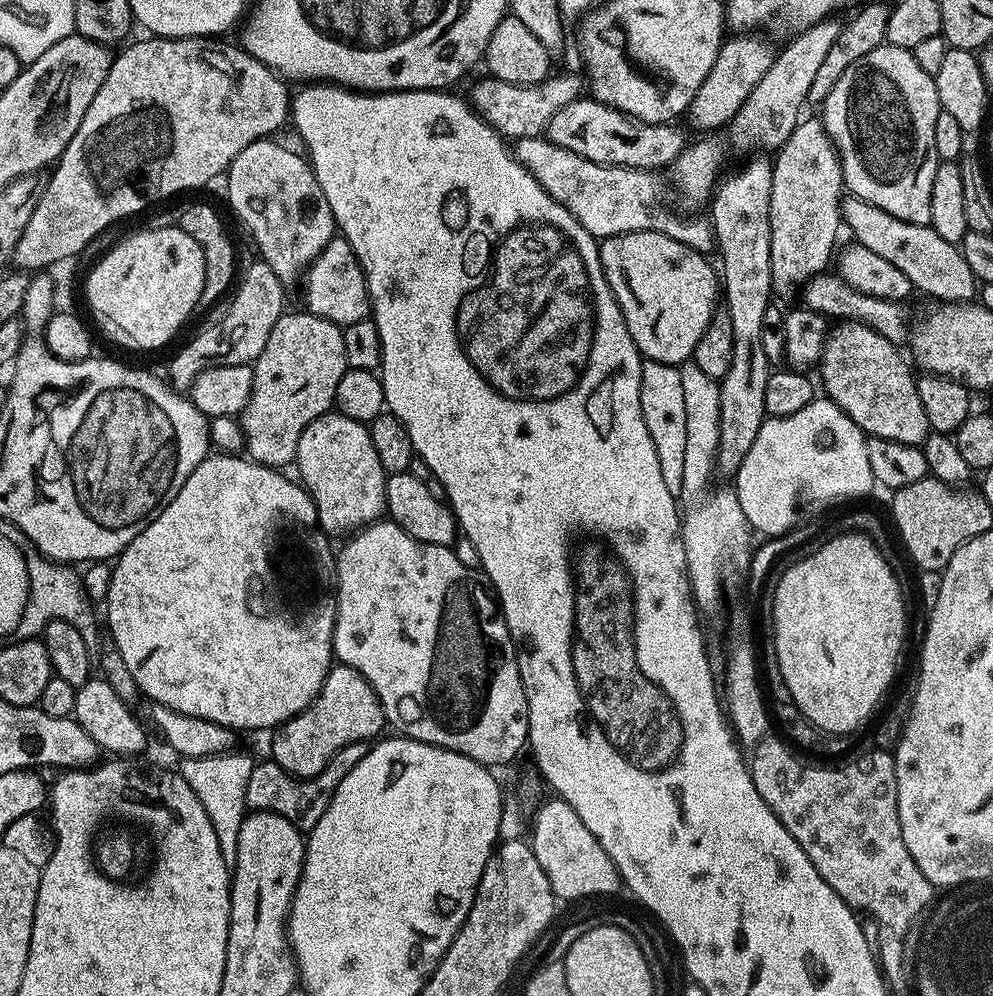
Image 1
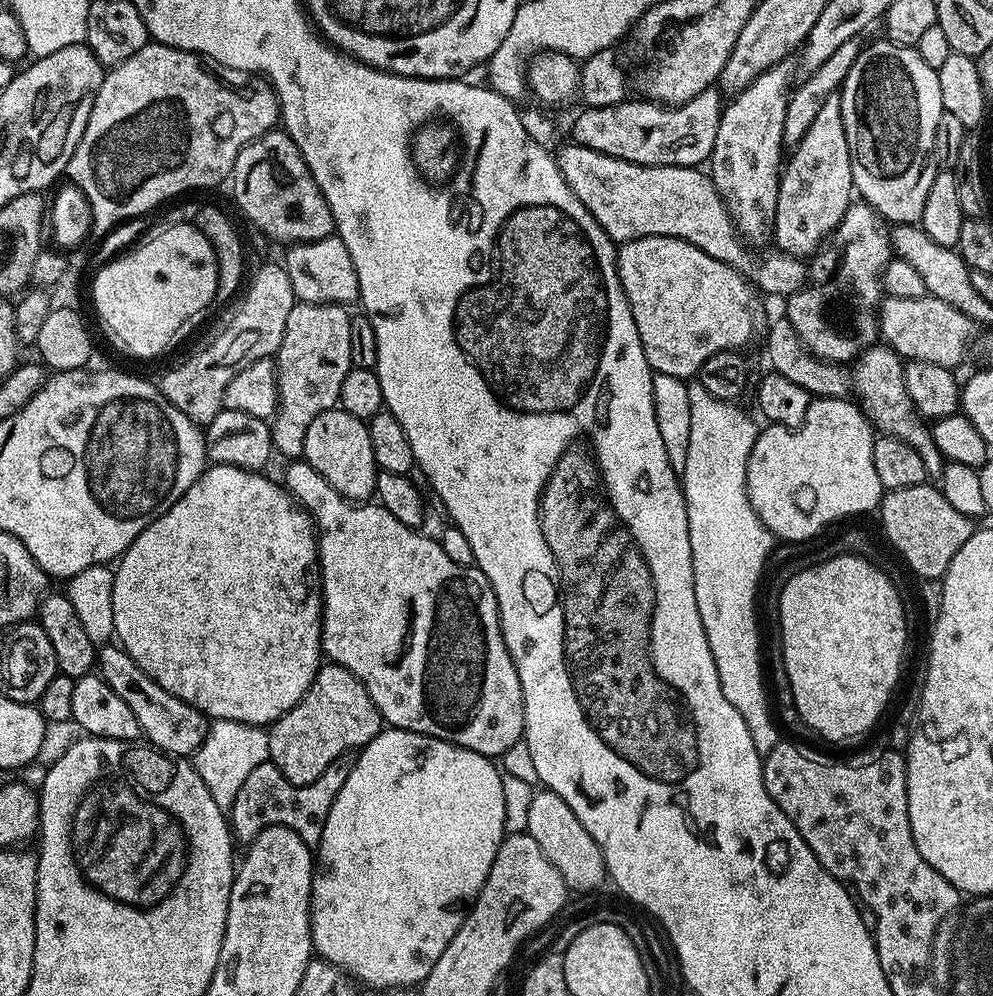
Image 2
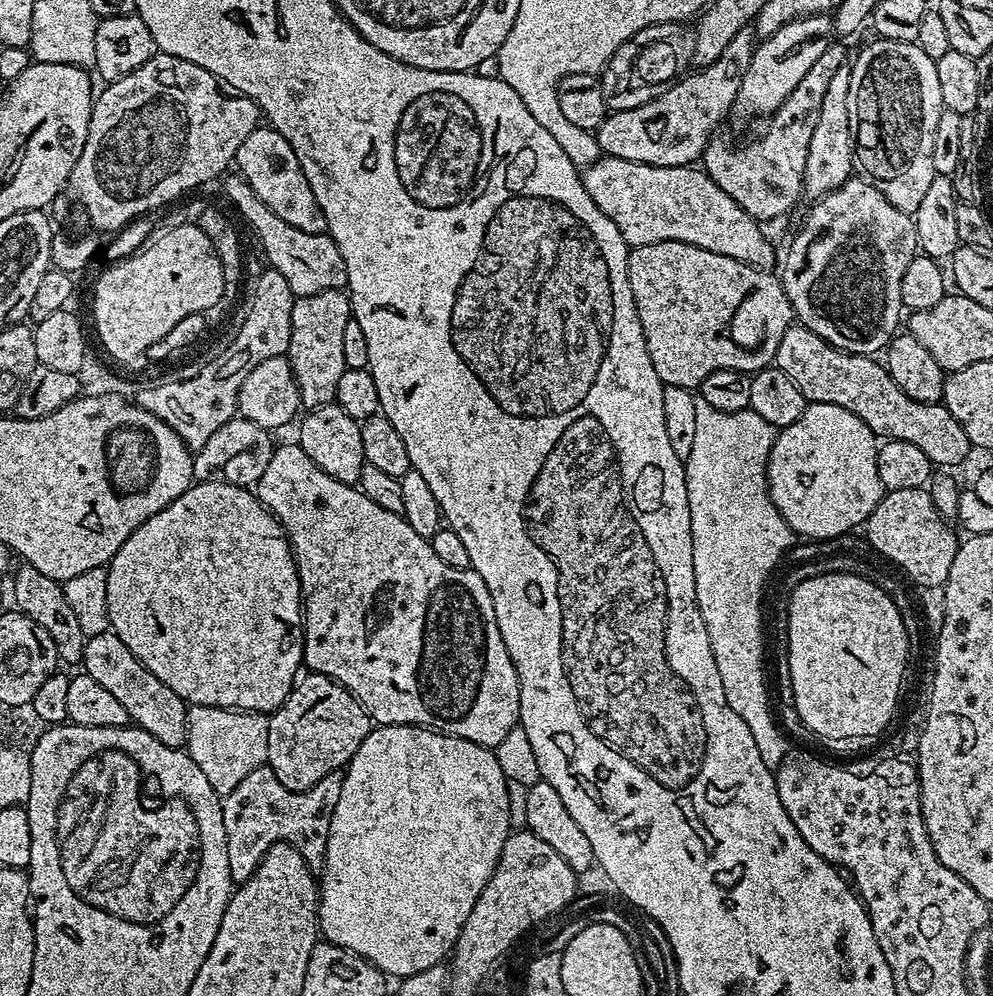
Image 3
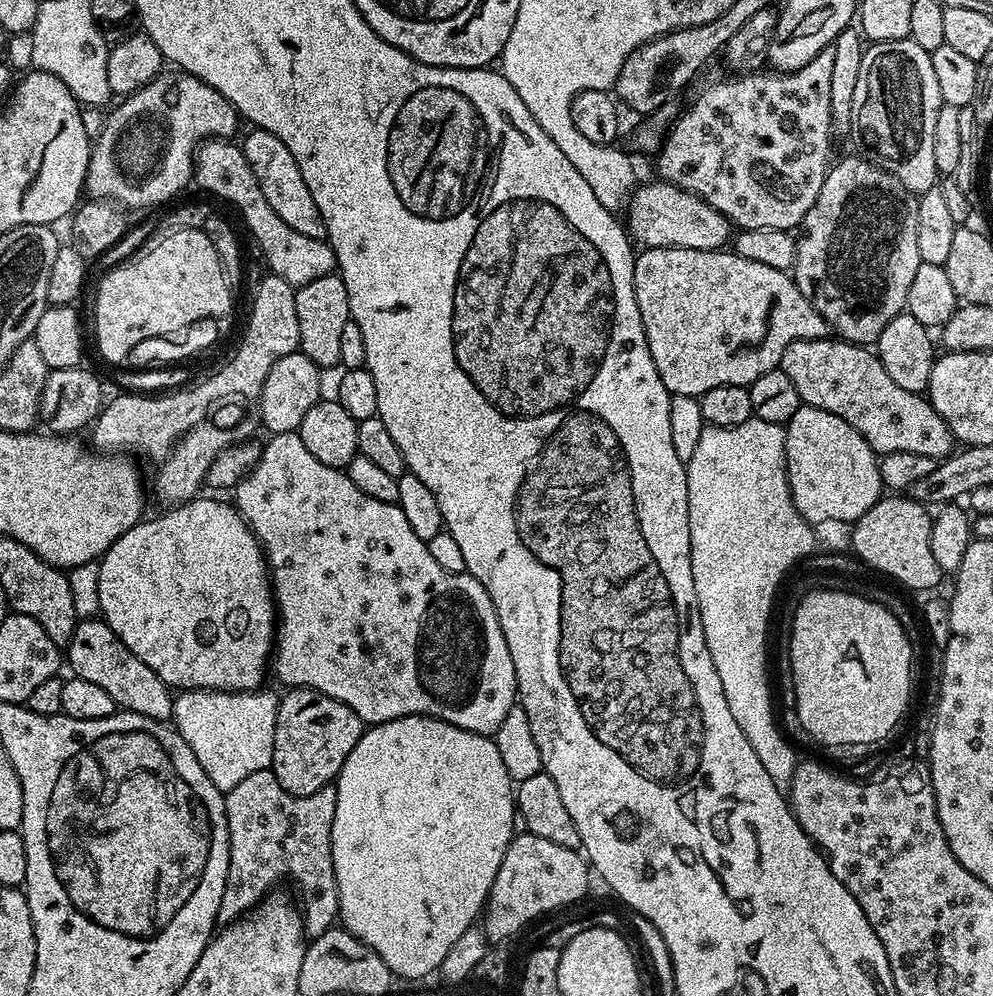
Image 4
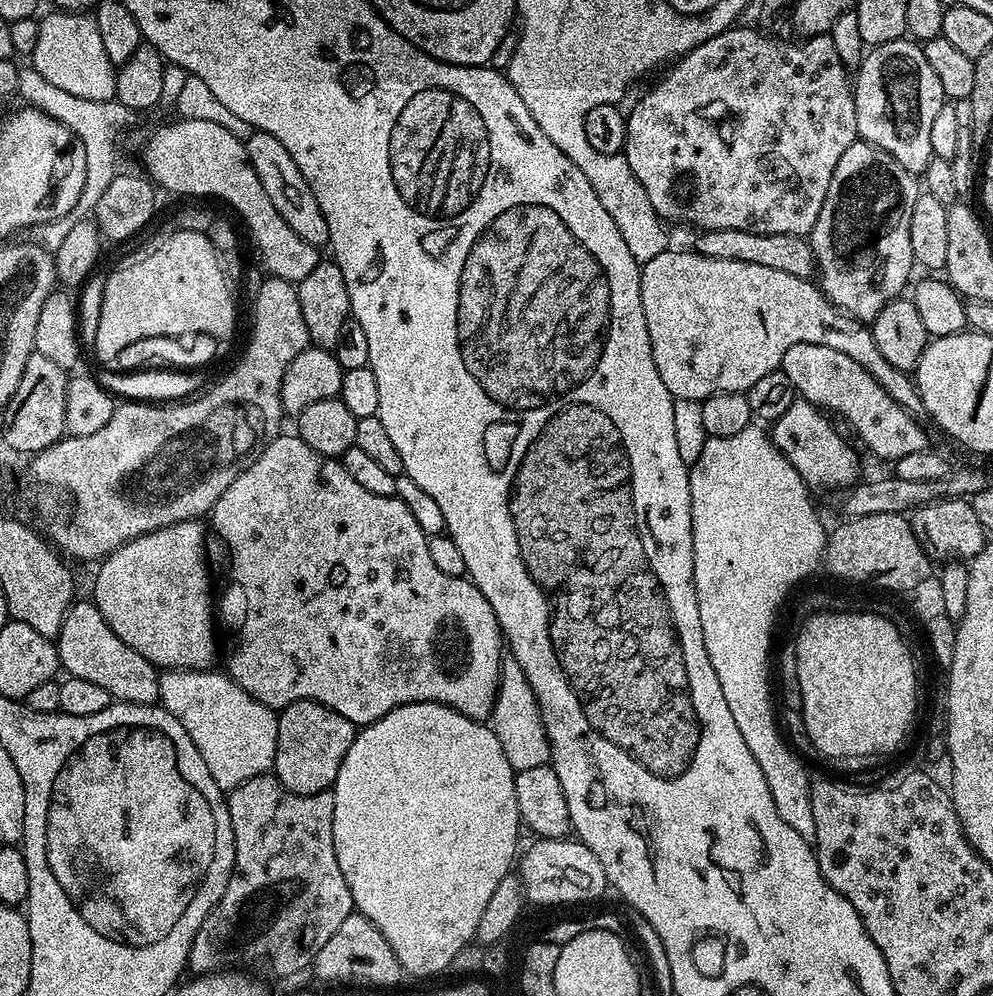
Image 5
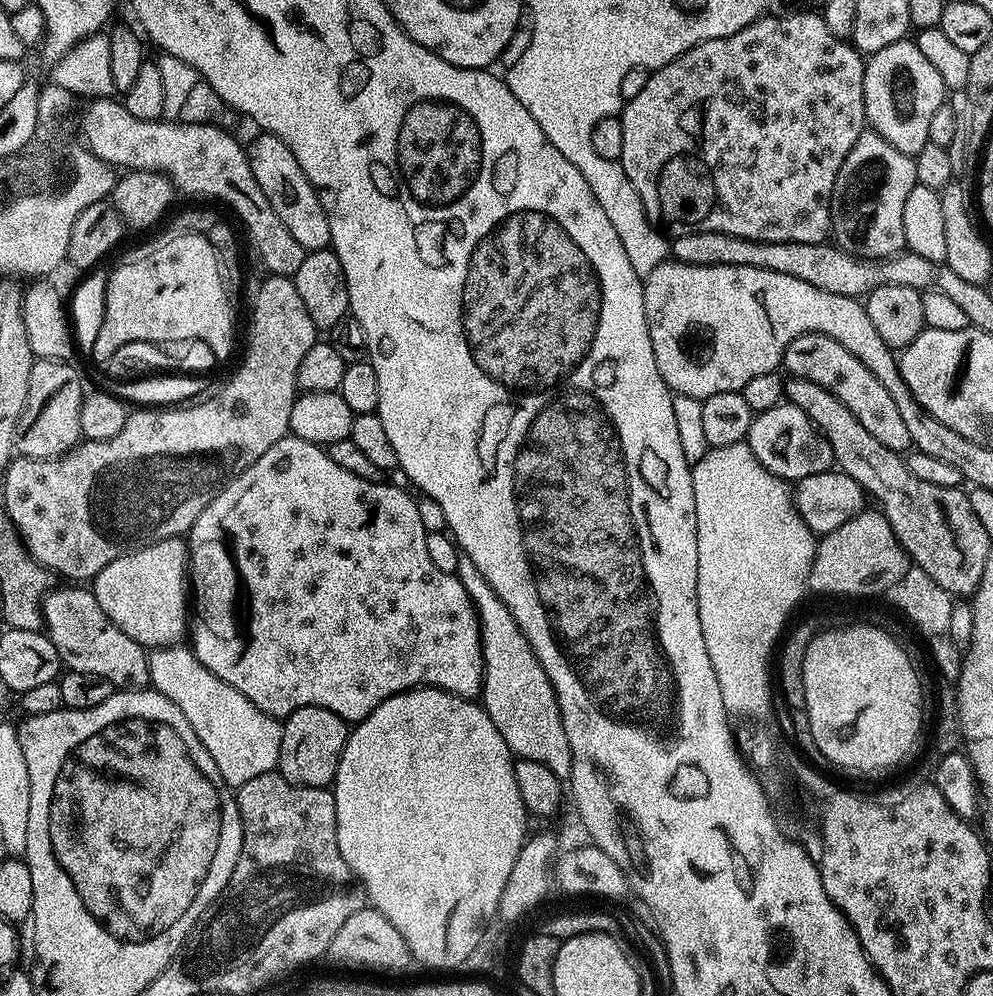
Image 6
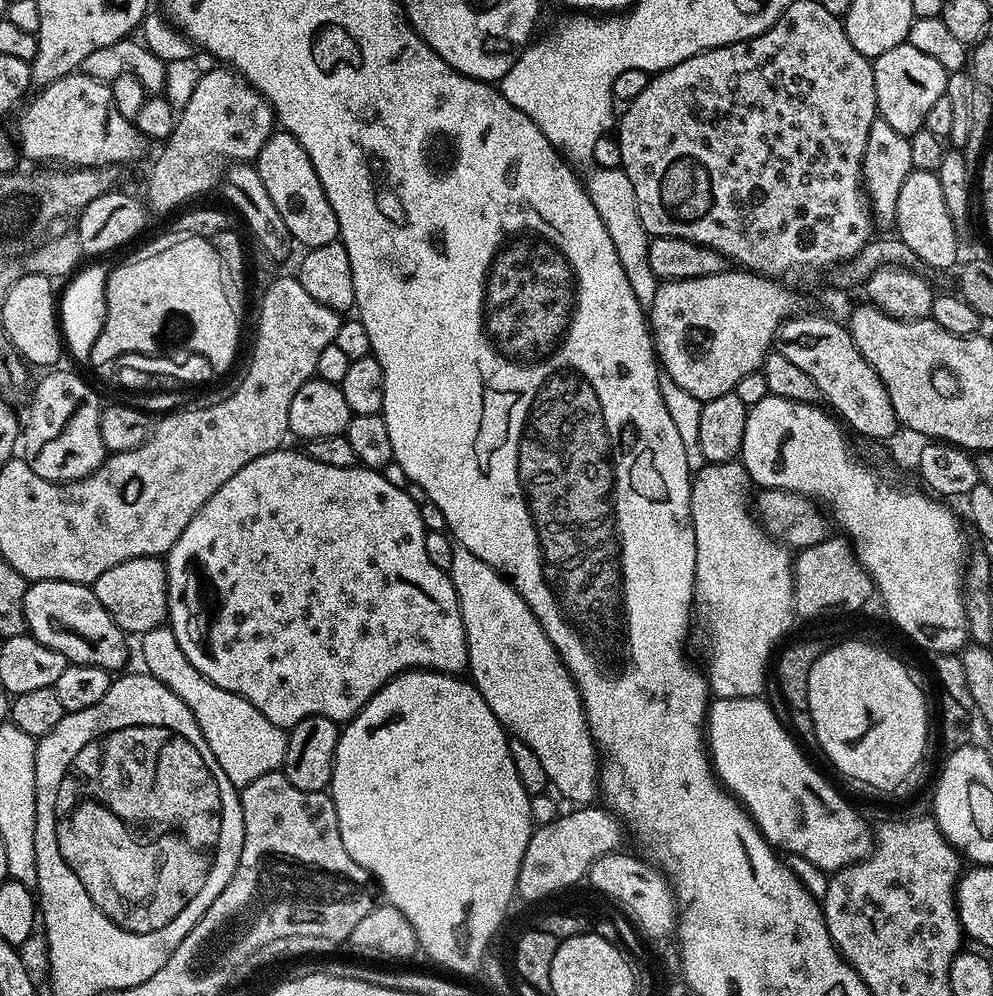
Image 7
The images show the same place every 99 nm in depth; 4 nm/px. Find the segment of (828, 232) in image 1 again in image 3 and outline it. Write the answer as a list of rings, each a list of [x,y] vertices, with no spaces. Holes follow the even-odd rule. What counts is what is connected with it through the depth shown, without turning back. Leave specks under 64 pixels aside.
[[[851,63],[838,66],[834,79],[830,81],[822,101],[822,110],[818,113],[818,126],[814,126],[814,138],[810,140],[810,154],[806,158],[804,175],[805,193],[812,198],[825,196],[828,192],[838,190],[854,176],[854,149],[850,134],[850,74]]]

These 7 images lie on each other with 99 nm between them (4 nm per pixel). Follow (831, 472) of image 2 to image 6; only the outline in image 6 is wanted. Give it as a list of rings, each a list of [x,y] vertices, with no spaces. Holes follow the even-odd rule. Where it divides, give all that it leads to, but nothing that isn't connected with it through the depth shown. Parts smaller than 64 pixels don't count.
[[[787,402],[759,413],[752,421],[746,443],[754,458],[758,458],[758,462],[766,466],[766,470],[789,482],[801,480],[810,474],[827,472],[834,464],[828,441],[817,432],[806,413]]]

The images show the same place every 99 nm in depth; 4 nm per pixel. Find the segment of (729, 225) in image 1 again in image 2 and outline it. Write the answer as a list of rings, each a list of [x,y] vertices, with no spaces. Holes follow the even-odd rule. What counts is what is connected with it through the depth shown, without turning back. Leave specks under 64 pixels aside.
[[[783,62],[767,68],[746,86],[746,90],[735,93],[729,99],[732,101],[723,105],[710,157],[714,186],[736,223],[736,231],[752,246],[764,246],[756,244],[764,244],[767,240],[769,243],[776,227],[782,157],[786,152],[784,123],[788,97],[794,87],[789,64]]]

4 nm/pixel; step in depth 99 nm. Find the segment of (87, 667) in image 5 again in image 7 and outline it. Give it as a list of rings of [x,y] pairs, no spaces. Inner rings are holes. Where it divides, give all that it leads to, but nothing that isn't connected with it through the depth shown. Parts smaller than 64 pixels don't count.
[[[38,580],[29,583],[24,599],[28,632],[42,646],[58,650],[69,664],[85,664],[109,670],[120,670],[130,660],[126,634],[110,618],[108,611],[86,584],[65,580]]]

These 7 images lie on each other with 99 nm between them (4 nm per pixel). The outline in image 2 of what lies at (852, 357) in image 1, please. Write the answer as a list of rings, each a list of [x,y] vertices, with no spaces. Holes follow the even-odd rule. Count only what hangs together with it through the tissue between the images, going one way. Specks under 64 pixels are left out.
[[[875,344],[857,357],[854,367],[852,388],[859,396],[857,399],[861,402],[864,415],[883,435],[897,437],[900,441],[914,446],[922,457],[923,465],[926,466],[928,480],[940,482],[947,463],[937,449],[929,427],[923,422],[909,398],[905,384],[903,359],[887,345]]]

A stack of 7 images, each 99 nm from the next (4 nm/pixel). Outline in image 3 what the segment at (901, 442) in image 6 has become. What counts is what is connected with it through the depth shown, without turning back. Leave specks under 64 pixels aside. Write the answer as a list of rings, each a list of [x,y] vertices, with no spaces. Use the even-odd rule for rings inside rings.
[[[794,322],[786,334],[782,334],[782,342],[778,342],[774,366],[782,370],[782,374],[786,374],[786,378],[798,386],[798,390],[802,390],[805,401],[842,406],[842,410],[858,414],[858,418],[862,418],[862,422],[866,422],[866,426],[870,426],[877,437],[919,446],[934,466],[952,470],[955,469],[955,464],[960,464],[968,455],[973,455],[974,449],[970,438],[966,438],[966,430],[958,426],[958,418],[950,414],[943,402],[914,402],[914,398],[898,390],[887,367],[878,361],[870,356],[838,350],[830,346],[830,342],[818,338],[814,330]]]

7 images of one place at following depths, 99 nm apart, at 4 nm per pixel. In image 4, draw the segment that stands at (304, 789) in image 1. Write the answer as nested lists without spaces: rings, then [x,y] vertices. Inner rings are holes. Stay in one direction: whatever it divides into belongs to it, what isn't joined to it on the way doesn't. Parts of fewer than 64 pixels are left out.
[[[258,770],[258,774],[250,774],[243,782],[238,782],[227,792],[224,797],[224,813],[228,823],[228,841],[230,842],[230,862],[228,863],[228,873],[226,874],[226,890],[222,894],[222,906],[218,906],[216,915],[217,925],[225,926],[232,923],[233,920],[240,919],[245,912],[251,912],[265,896],[273,891],[275,884],[280,884],[283,880],[289,880],[290,883],[296,884],[300,891],[298,895],[298,907],[304,918],[304,930],[309,937],[315,938],[321,936],[327,928],[333,927],[337,923],[340,915],[340,903],[338,902],[338,882],[334,874],[334,858],[332,857],[332,823],[334,822],[334,810],[336,809],[336,789],[329,786],[318,790],[309,796],[295,796],[286,790],[278,782],[278,778],[271,770]]]

